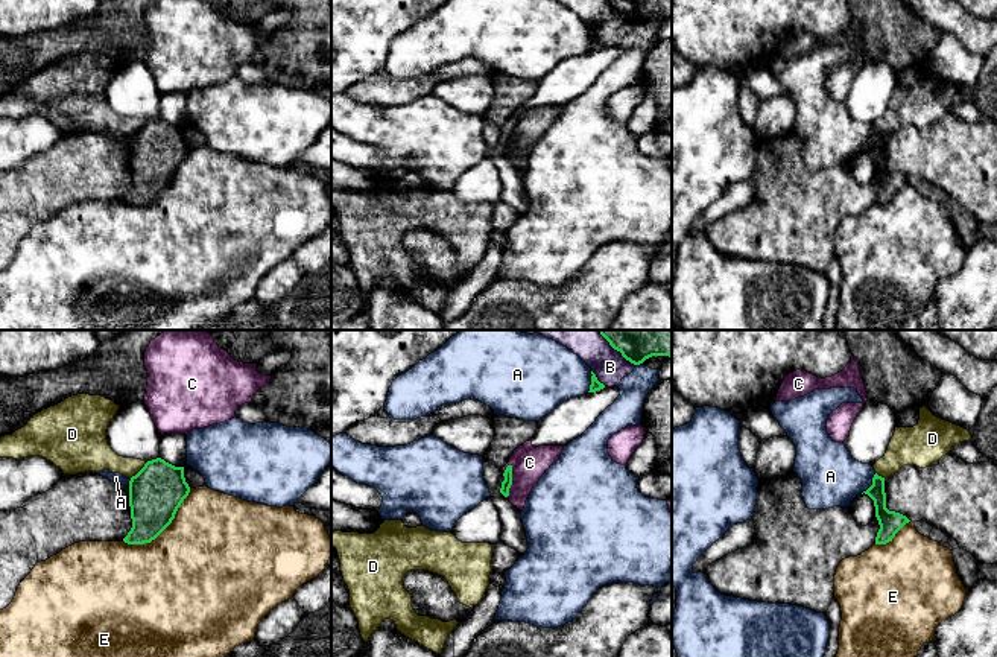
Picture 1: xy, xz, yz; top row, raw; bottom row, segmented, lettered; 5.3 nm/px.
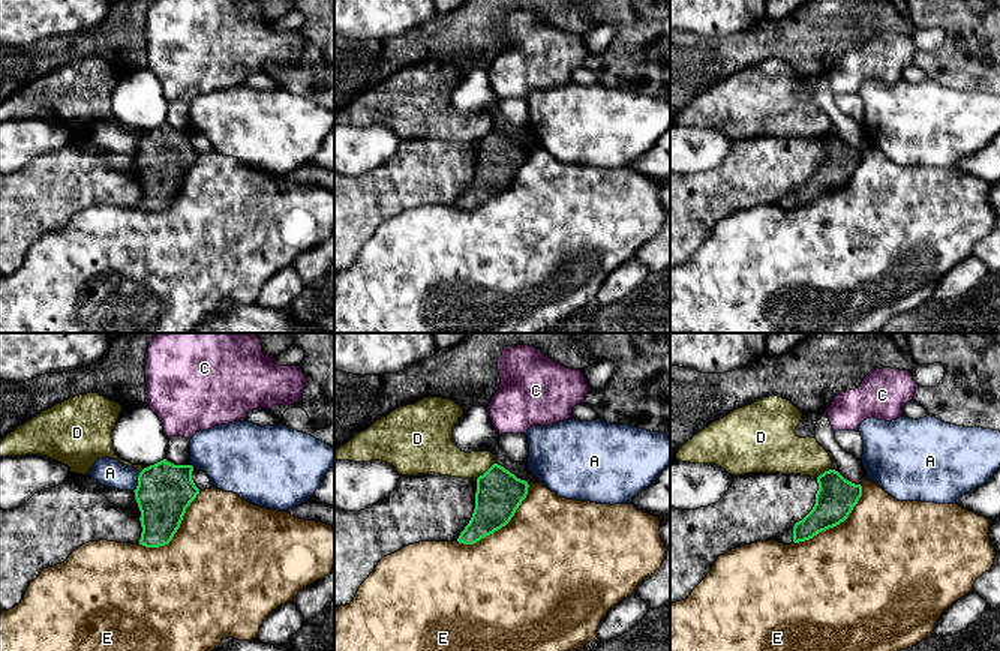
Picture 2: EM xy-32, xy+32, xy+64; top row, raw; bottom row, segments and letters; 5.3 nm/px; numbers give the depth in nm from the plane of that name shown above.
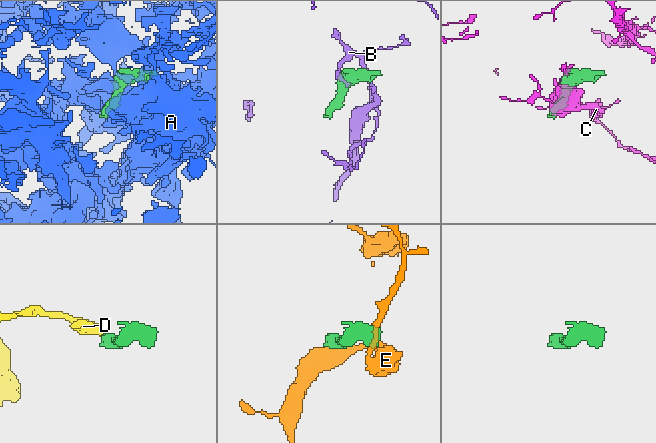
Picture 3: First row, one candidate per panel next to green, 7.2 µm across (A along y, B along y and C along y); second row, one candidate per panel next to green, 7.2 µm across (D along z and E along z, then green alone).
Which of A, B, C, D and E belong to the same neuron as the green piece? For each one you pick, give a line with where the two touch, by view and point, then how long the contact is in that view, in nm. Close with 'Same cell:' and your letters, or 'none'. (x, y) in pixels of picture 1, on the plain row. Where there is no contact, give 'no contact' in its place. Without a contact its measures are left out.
Same cell: none

